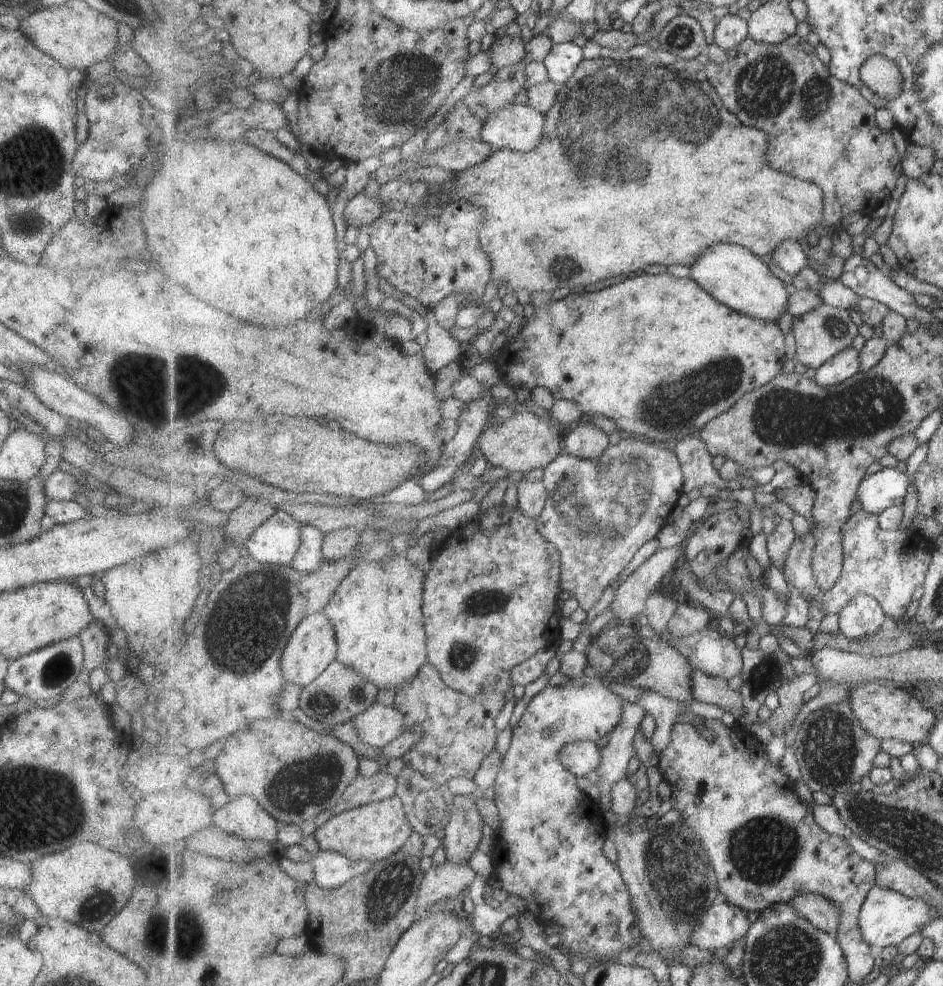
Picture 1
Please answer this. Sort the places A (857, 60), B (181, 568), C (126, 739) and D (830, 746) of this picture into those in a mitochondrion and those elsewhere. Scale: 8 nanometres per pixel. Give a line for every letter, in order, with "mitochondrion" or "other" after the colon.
A: other
B: other
C: other
D: mitochondrion

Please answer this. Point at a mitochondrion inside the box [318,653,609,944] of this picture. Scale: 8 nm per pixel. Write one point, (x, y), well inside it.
(388, 895)

